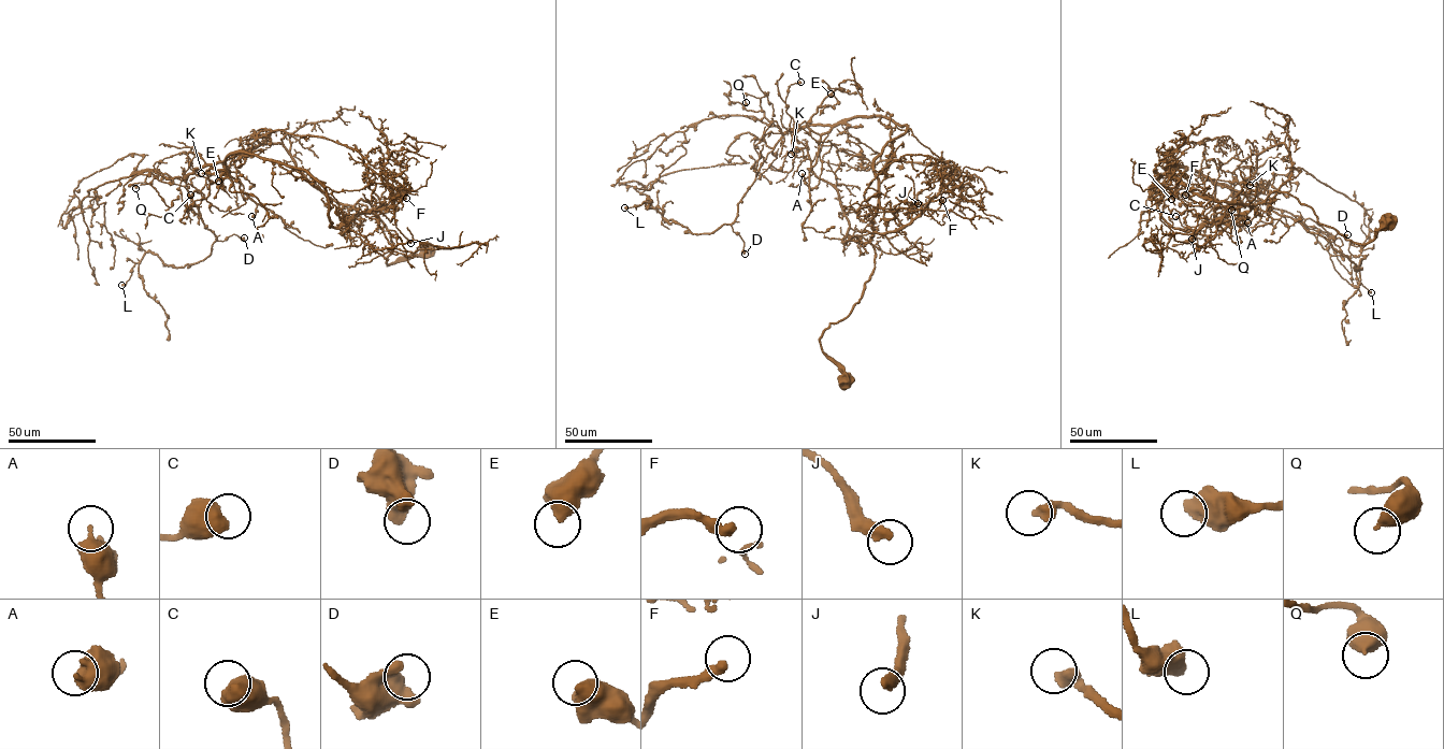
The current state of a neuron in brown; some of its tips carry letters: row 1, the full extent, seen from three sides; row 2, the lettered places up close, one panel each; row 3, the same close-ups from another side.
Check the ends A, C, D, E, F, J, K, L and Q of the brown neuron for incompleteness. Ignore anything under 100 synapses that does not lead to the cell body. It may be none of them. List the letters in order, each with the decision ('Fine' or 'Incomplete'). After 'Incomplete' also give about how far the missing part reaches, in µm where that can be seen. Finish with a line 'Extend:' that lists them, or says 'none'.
A: Fine
C: Fine
D: Fine
E: Fine
F: Fine
J: Fine
K: Fine
L: Fine
Q: Fine
Extend: none

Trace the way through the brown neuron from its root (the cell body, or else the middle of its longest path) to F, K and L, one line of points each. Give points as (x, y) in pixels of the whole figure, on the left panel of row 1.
F: (427, 253), (386, 263), (393, 244), (386, 226), (369, 202), (355, 206), (394, 211), (406, 198)
K: (427, 253), (386, 263), (392, 244), (369, 202), (335, 202), (280, 144), (258, 145), (221, 170), (201, 173)
L: (427, 253), (386, 263), (369, 202), (264, 143), (188, 175), (208, 256), (146, 251), (121, 285)

